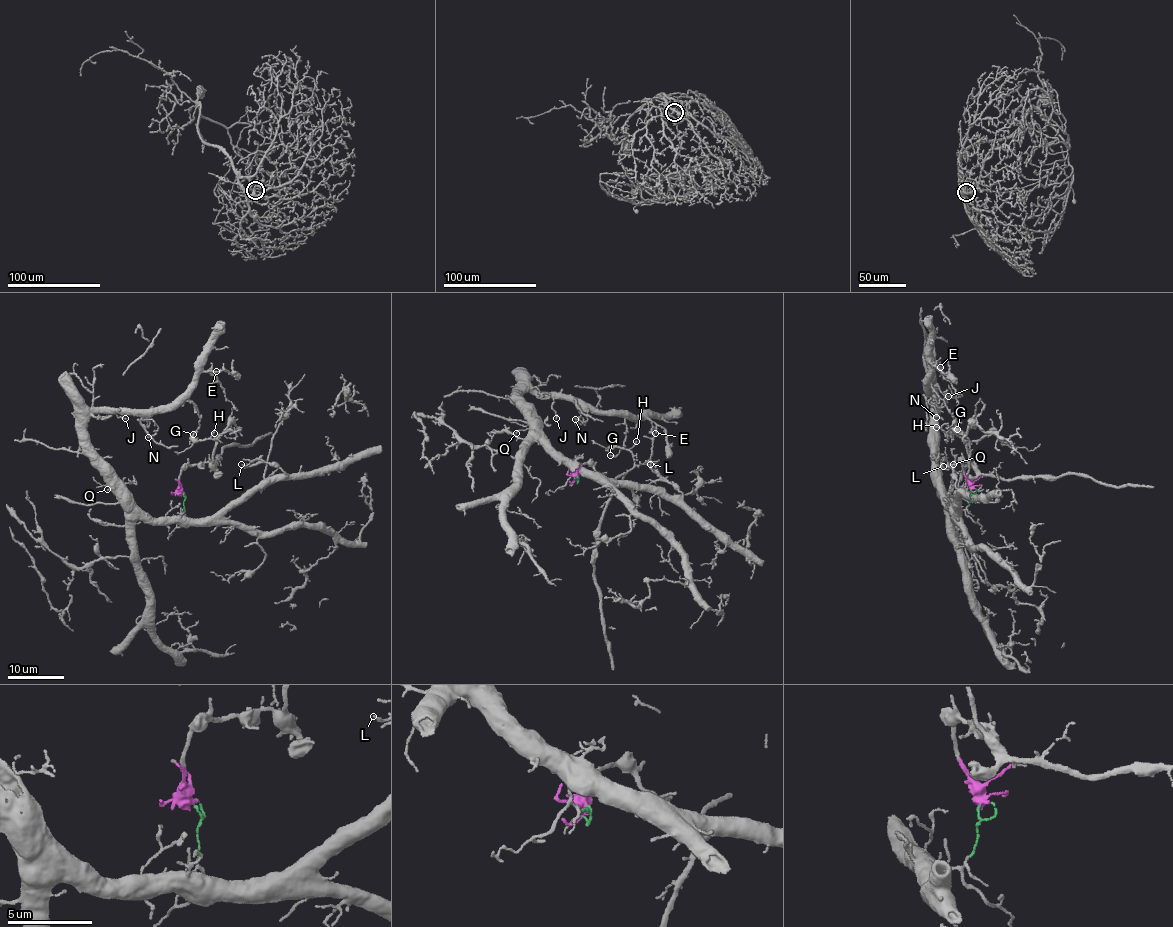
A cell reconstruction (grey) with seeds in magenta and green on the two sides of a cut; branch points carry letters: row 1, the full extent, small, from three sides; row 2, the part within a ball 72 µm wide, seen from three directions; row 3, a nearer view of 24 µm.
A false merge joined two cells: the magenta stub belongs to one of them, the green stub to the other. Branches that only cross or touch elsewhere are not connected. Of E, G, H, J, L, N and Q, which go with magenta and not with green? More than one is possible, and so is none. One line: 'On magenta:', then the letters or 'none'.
On magenta: H

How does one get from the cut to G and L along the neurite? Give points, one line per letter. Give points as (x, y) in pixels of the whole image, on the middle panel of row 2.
G: (578, 477), (552, 450), (539, 416), (522, 401), (524, 392), (582, 400), (623, 417), (624, 445), (610, 455)
L: (578, 477), (574, 479), (572, 470), (600, 473), (667, 497), (680, 495), (650, 464)

